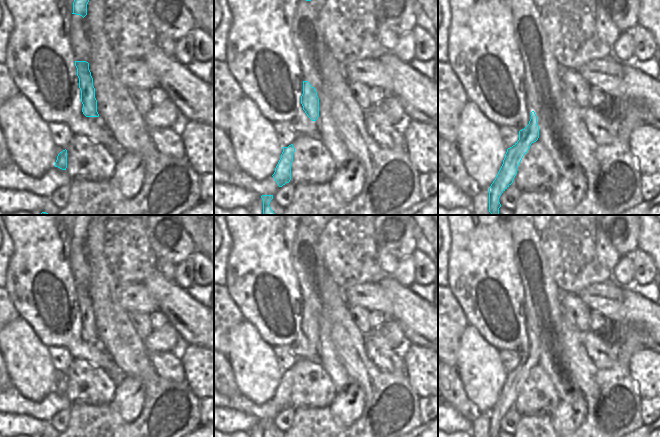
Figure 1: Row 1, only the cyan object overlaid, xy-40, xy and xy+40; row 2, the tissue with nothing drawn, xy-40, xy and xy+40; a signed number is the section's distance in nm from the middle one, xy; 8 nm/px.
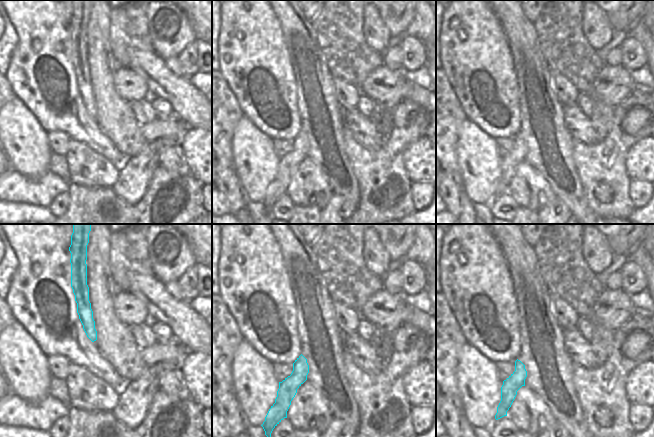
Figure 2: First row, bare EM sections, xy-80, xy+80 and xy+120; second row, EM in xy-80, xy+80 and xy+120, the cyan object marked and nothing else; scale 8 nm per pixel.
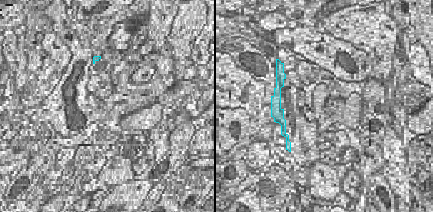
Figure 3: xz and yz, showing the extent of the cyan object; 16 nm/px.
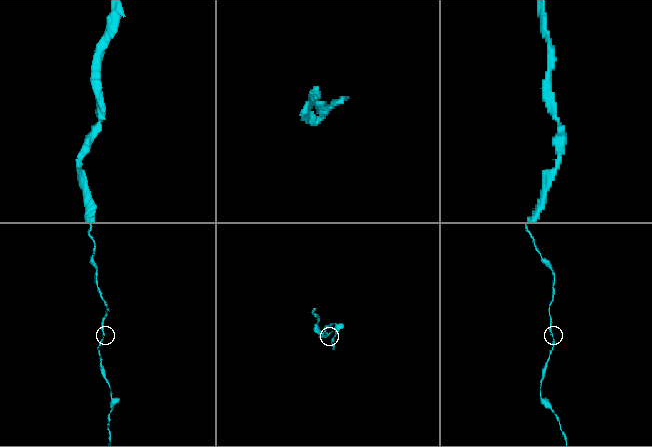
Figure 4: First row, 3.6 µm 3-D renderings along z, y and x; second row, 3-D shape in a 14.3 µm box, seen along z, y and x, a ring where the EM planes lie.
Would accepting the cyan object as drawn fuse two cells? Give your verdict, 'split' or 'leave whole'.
leave whole

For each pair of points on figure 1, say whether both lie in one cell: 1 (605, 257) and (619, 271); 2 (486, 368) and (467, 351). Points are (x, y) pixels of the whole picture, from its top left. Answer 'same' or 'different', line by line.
1: different
2: same

